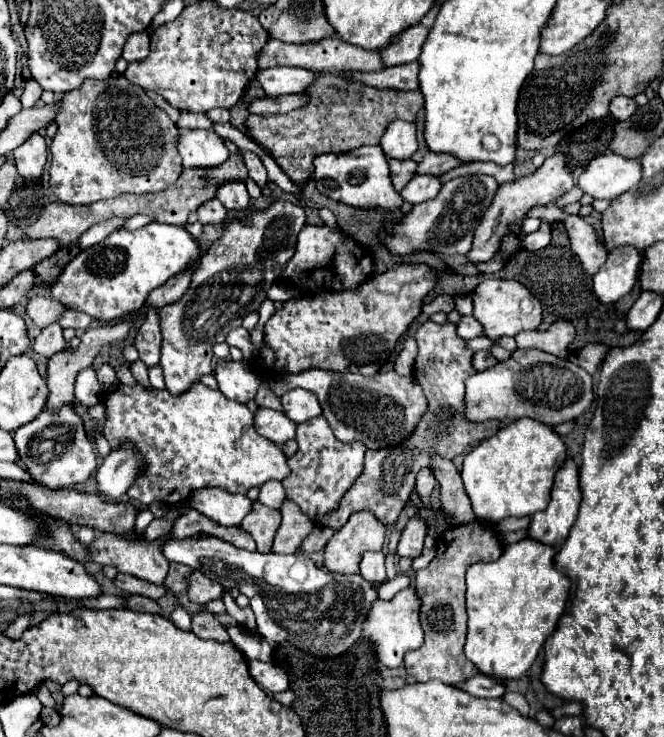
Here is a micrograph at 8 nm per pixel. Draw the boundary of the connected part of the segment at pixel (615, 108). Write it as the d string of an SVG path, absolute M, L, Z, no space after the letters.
M617 97L617 99L613 99L611 105L609 105L609 113L611 113L615 119L619 119L619 121L629 119L635 109L637 109L637 105L635 105L635 101L629 99L629 97Z

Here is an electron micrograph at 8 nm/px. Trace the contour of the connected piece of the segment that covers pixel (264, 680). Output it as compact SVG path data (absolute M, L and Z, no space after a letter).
M249 661L249 673L251 673L253 681L269 693L279 693L289 687L289 677L287 677L285 669L281 669L275 663Z

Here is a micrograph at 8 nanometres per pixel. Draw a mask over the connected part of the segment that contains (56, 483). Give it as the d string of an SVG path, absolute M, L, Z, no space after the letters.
M75 405L65 407L65 411L59 411L57 415L43 411L37 419L33 419L33 423L27 423L25 427L21 427L21 431L15 431L13 441L19 453L19 461L23 463L23 469L31 475L33 483L43 485L51 491L87 481L93 469L97 467L93 443L83 429Z

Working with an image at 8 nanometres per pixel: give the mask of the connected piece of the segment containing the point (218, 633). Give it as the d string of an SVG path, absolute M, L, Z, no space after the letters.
M197 611L193 615L193 629L191 631L201 639L213 639L213 641L221 641L221 643L229 641L225 627L209 611Z

